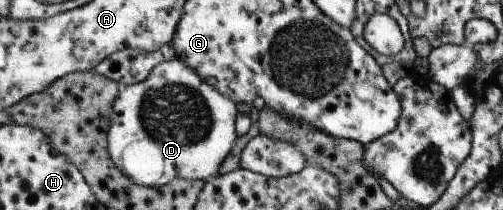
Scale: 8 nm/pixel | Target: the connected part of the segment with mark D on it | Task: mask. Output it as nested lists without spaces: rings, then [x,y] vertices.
[[[179,58],[159,63],[153,67],[153,70],[151,70],[149,76],[144,81],[127,86],[127,89],[123,93],[118,94],[114,100],[110,116],[111,124],[108,127],[109,156],[115,163],[115,166],[121,170],[127,178],[130,178],[134,183],[146,187],[159,188],[175,178],[185,178],[190,181],[203,181],[205,183],[209,178],[220,174],[223,159],[230,153],[232,146],[235,144],[235,139],[238,137],[237,132],[235,132],[235,123],[239,112],[235,105],[236,104],[230,98],[222,95],[218,90],[215,90],[214,86],[211,86],[202,78],[199,78],[199,75],[182,60],[179,60]]]

